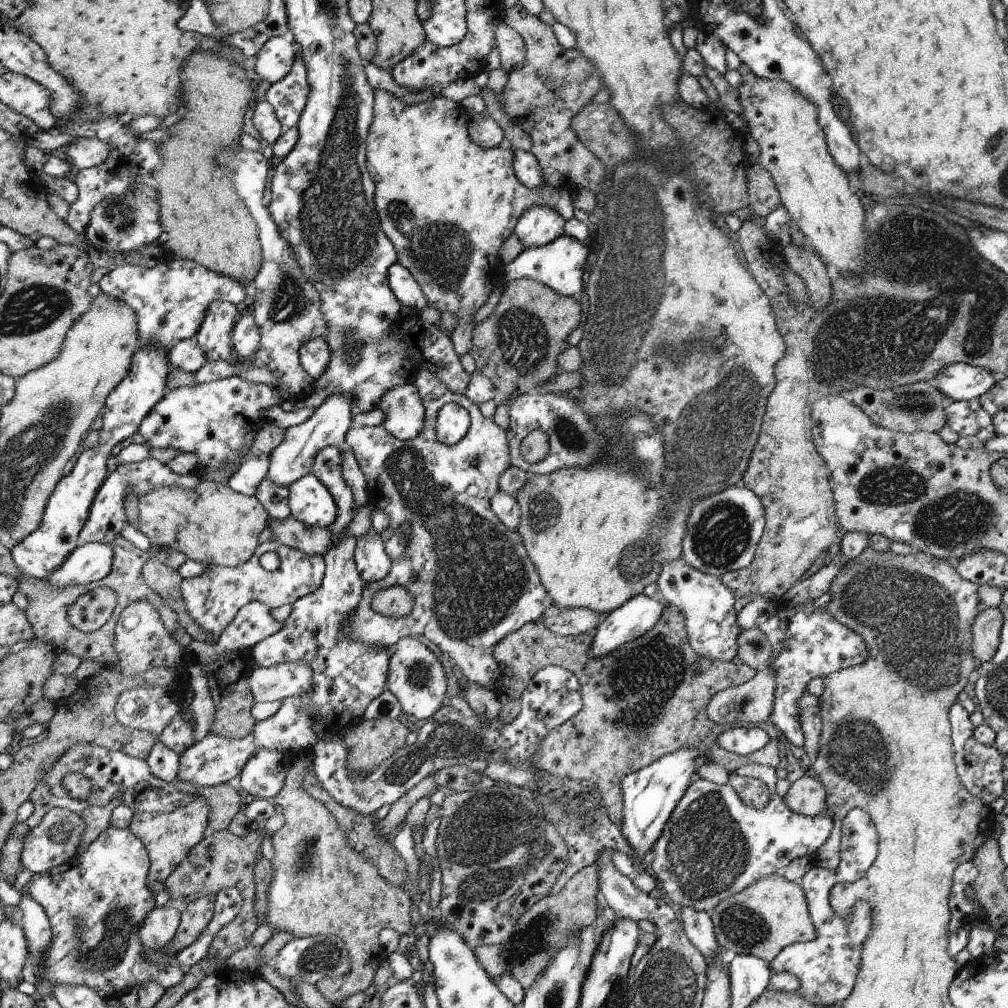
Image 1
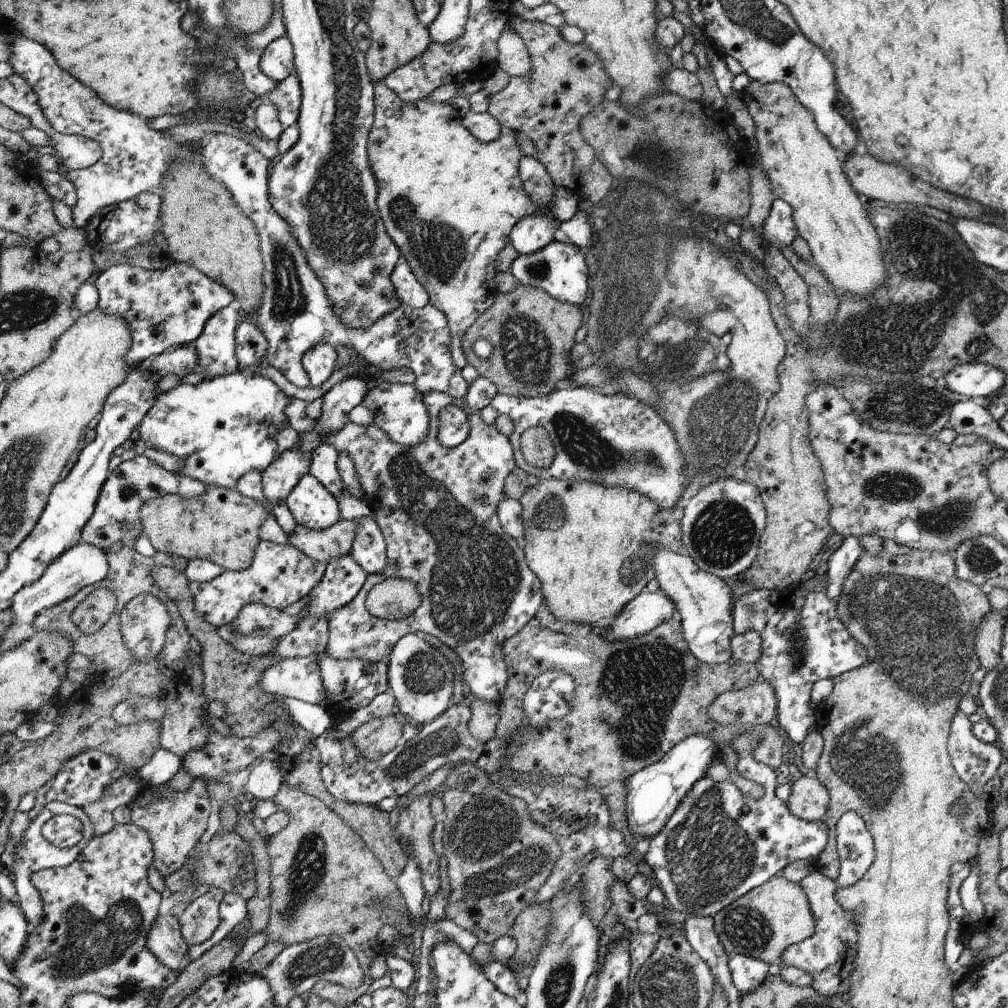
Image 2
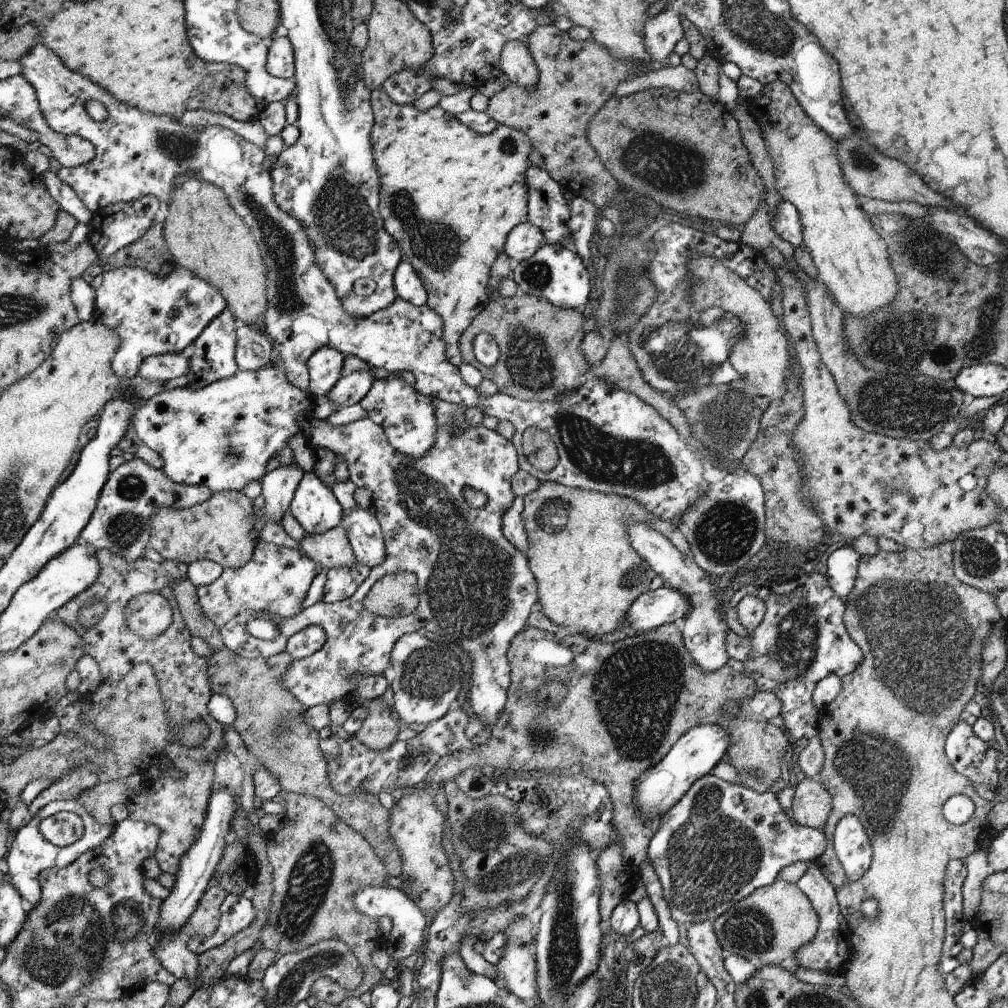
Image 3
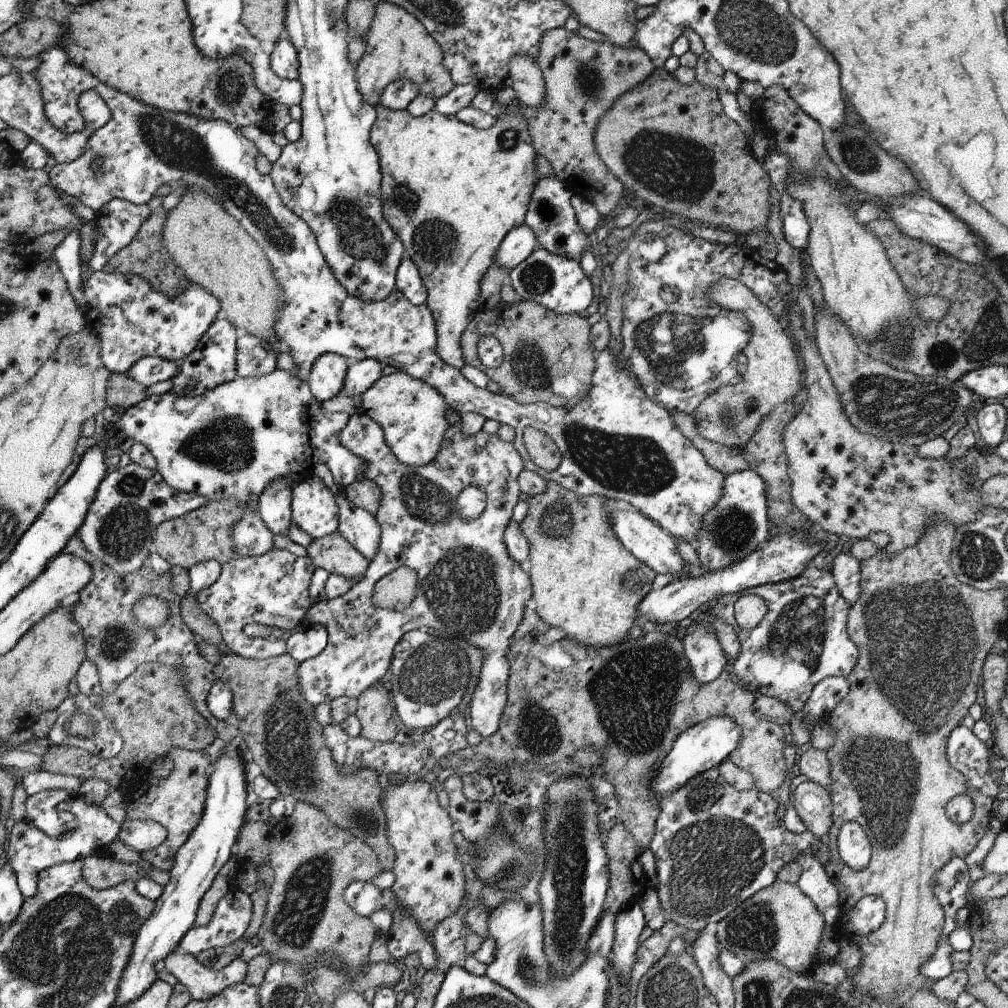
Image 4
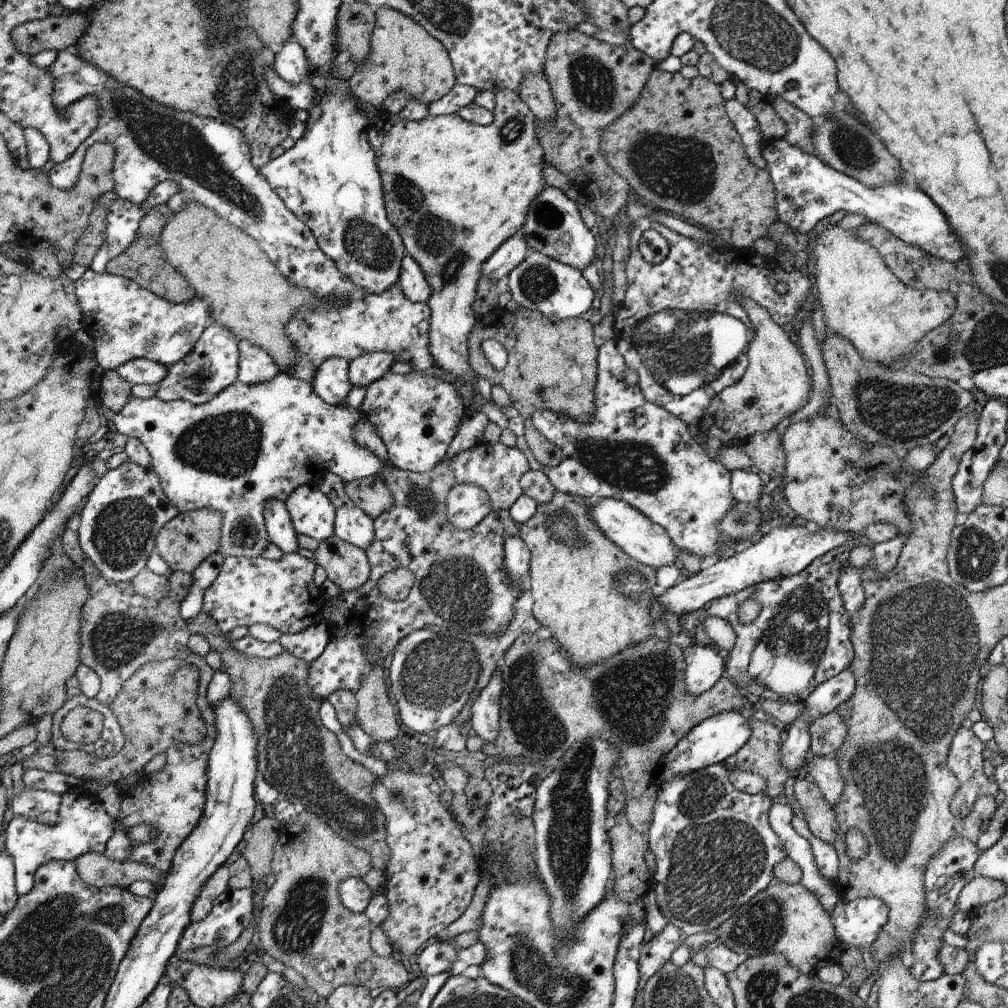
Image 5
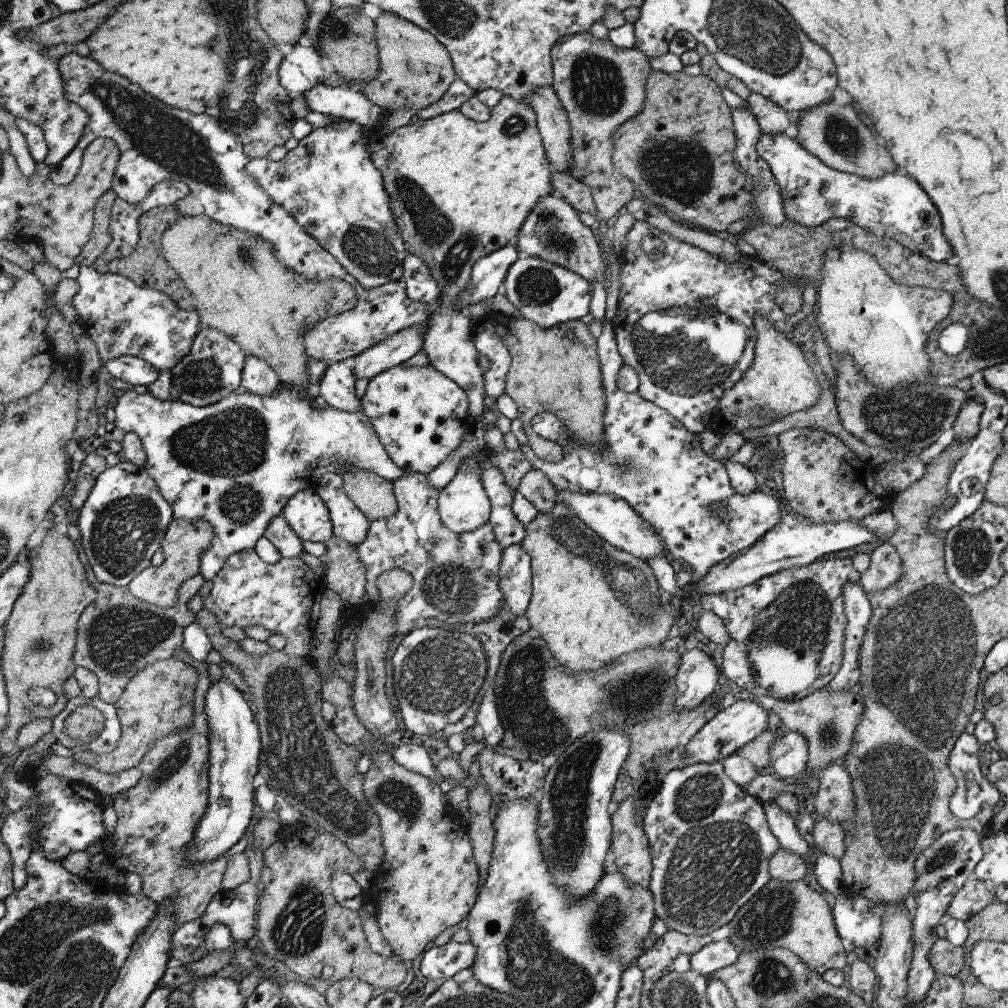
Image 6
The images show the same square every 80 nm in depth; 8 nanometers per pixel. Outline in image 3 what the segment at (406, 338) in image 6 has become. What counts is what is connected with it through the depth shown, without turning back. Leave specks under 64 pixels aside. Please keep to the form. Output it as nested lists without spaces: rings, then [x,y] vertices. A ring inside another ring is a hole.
[[[354,372],[340,377],[339,382],[327,394],[333,408],[332,414],[358,404],[366,396],[374,380],[368,372]]]

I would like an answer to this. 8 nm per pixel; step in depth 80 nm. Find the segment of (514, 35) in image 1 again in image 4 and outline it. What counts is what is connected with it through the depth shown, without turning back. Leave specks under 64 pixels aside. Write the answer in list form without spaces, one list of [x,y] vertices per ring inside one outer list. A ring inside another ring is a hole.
[[[520,53],[510,62],[508,85],[513,88],[516,98],[529,107],[543,105],[545,80],[539,64],[530,55]]]

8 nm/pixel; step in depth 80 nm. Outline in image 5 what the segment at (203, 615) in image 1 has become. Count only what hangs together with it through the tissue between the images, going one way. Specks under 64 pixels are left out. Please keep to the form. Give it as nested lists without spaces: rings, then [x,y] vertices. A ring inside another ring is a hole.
[[[283,553],[279,560],[258,557],[230,555],[218,578],[203,596],[203,612],[215,618],[219,631],[226,636],[227,644],[249,657],[269,659],[284,651],[278,641],[260,641],[248,634],[237,640],[230,640],[228,632],[236,626],[266,624],[282,634],[294,634],[310,628],[324,626],[323,606],[317,594],[316,560],[297,553]]]

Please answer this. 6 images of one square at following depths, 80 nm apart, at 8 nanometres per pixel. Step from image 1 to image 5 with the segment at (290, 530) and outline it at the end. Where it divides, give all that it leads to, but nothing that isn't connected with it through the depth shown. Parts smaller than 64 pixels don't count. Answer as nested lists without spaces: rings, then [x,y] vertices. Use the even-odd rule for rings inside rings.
[[[335,534],[328,540],[320,541],[319,547],[313,554],[312,559],[316,560],[318,566],[325,568],[327,578],[333,580],[341,588],[342,594],[361,587],[371,574],[371,561],[367,553],[356,545],[348,544],[347,541]]]

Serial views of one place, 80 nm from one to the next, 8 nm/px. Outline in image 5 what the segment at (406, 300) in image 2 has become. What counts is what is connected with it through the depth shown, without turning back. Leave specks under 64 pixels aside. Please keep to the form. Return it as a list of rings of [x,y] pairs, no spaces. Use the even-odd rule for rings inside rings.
[[[405,255],[402,270],[399,272],[398,286],[403,289],[404,296],[415,303],[426,303],[431,298],[431,285],[420,268],[415,257]]]

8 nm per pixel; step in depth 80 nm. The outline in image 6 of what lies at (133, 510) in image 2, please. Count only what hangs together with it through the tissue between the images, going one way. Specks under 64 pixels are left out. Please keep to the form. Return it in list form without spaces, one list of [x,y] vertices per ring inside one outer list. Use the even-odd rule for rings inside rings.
[[[122,461],[114,467],[108,467],[95,480],[77,519],[81,543],[93,570],[93,581],[126,587],[142,570],[151,565],[150,559],[156,554],[156,550],[160,550],[173,518],[174,509],[164,500],[159,485],[144,466]]]

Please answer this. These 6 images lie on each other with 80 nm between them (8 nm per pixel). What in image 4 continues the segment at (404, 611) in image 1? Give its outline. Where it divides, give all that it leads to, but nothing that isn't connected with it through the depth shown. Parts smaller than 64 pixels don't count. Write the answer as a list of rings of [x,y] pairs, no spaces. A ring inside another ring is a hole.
[[[408,567],[397,568],[376,581],[369,603],[376,608],[400,612],[416,598],[418,586],[415,570]]]

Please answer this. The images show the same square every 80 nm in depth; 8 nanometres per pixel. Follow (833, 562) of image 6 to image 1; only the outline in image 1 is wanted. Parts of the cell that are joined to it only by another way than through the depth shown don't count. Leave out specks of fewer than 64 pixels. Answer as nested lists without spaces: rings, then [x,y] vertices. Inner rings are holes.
[[[754,597],[754,601],[750,602],[737,614],[737,621],[741,630],[759,628],[770,641],[771,644],[771,660],[769,666],[777,673],[775,676],[776,688],[775,699],[773,702],[772,712],[769,720],[776,726],[782,739],[788,739],[790,744],[796,748],[802,748],[805,743],[806,734],[803,732],[802,721],[799,714],[802,709],[799,707],[799,700],[803,694],[808,691],[807,686],[812,679],[831,675],[833,672],[851,667],[852,665],[862,664],[869,655],[869,648],[864,639],[847,625],[837,621],[830,616],[825,608],[814,609],[812,607],[814,601],[797,607],[786,607],[785,600],[770,601],[766,597]]]

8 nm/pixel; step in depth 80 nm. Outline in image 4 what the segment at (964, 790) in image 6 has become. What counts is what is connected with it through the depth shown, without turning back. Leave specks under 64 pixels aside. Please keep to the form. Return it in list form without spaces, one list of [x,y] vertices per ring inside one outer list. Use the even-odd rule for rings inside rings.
[[[958,725],[948,736],[946,743],[947,759],[952,768],[967,778],[968,793],[976,789],[991,799],[998,794],[998,786],[990,777],[990,753],[988,746],[973,730]]]

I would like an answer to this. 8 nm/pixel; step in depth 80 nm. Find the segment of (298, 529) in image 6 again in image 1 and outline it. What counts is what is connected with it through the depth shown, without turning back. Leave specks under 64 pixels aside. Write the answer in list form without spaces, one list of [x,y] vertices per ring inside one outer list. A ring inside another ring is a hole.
[[[310,472],[299,478],[288,488],[292,516],[313,527],[329,527],[334,524],[338,505],[327,485],[315,473]]]

